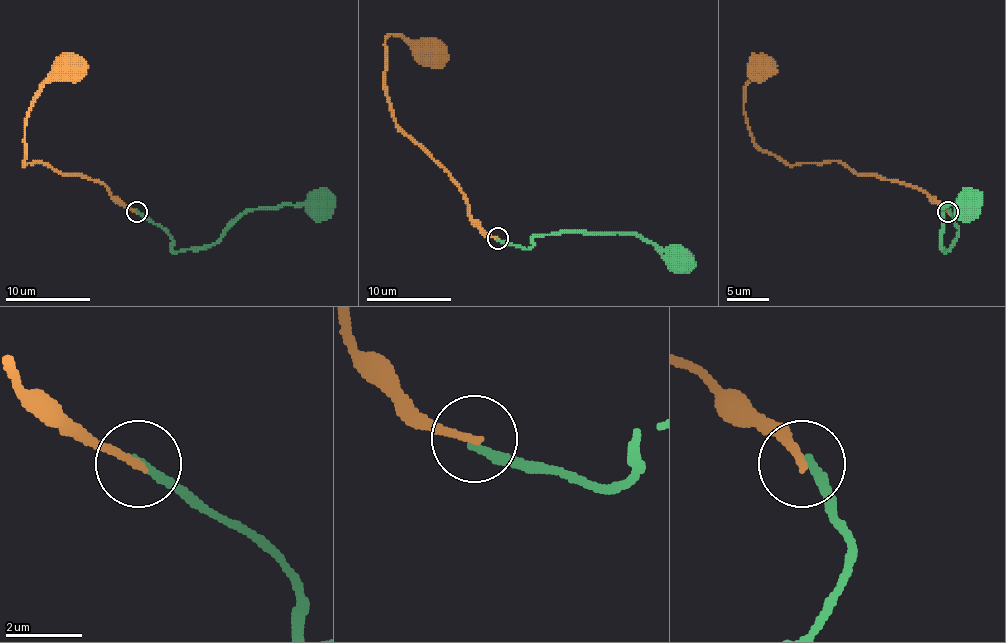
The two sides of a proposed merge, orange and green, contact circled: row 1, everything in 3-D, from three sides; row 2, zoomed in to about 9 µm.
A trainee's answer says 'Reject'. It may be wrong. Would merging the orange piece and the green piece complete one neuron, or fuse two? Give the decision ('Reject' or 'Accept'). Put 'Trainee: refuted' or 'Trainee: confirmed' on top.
Trainee: confirmed
Reject

